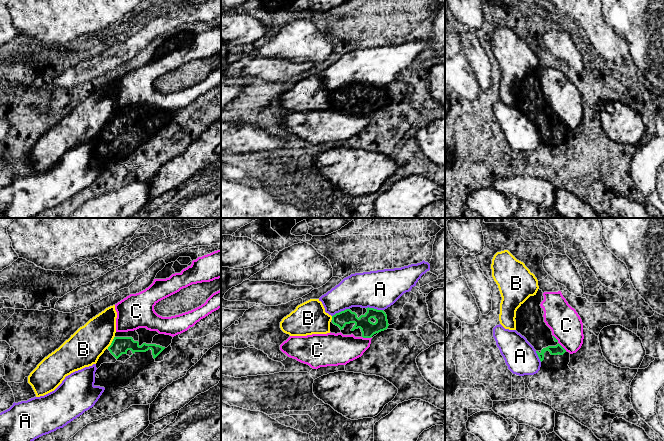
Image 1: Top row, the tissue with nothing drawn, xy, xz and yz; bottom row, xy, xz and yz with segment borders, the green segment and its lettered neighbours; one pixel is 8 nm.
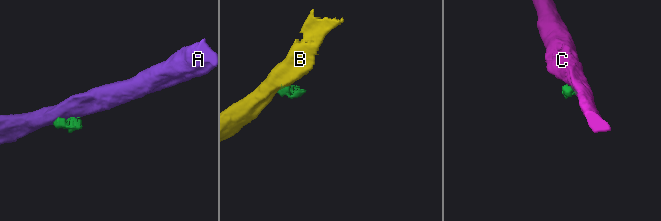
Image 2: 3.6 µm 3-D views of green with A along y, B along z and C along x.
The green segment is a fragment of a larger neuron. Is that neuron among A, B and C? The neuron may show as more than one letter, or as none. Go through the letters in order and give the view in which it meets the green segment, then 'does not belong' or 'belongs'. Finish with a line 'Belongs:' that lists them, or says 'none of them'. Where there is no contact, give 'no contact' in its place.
A: xz | does not belong
B: xy | does not belong
C: yz | does not belong
Belongs: none of them

